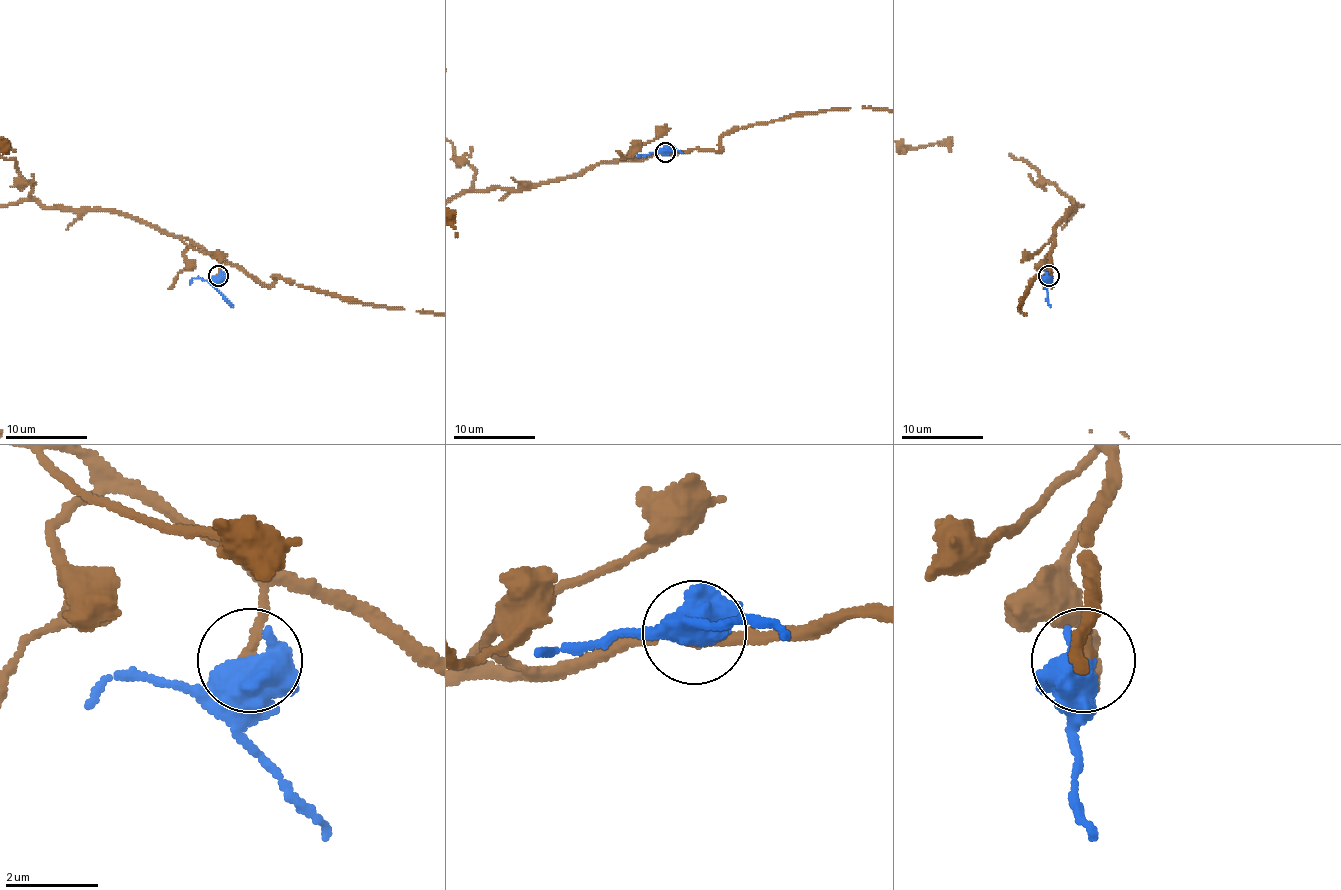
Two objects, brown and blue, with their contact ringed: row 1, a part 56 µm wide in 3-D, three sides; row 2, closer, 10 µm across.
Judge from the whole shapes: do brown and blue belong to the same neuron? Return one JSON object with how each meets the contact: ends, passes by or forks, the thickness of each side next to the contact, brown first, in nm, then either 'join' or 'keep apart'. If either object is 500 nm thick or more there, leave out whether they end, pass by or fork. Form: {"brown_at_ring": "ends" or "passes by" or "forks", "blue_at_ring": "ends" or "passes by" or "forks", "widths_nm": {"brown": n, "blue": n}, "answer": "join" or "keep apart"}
{"widths_nm": {"brown": 200, "blue": 600}, "answer": "join"}

